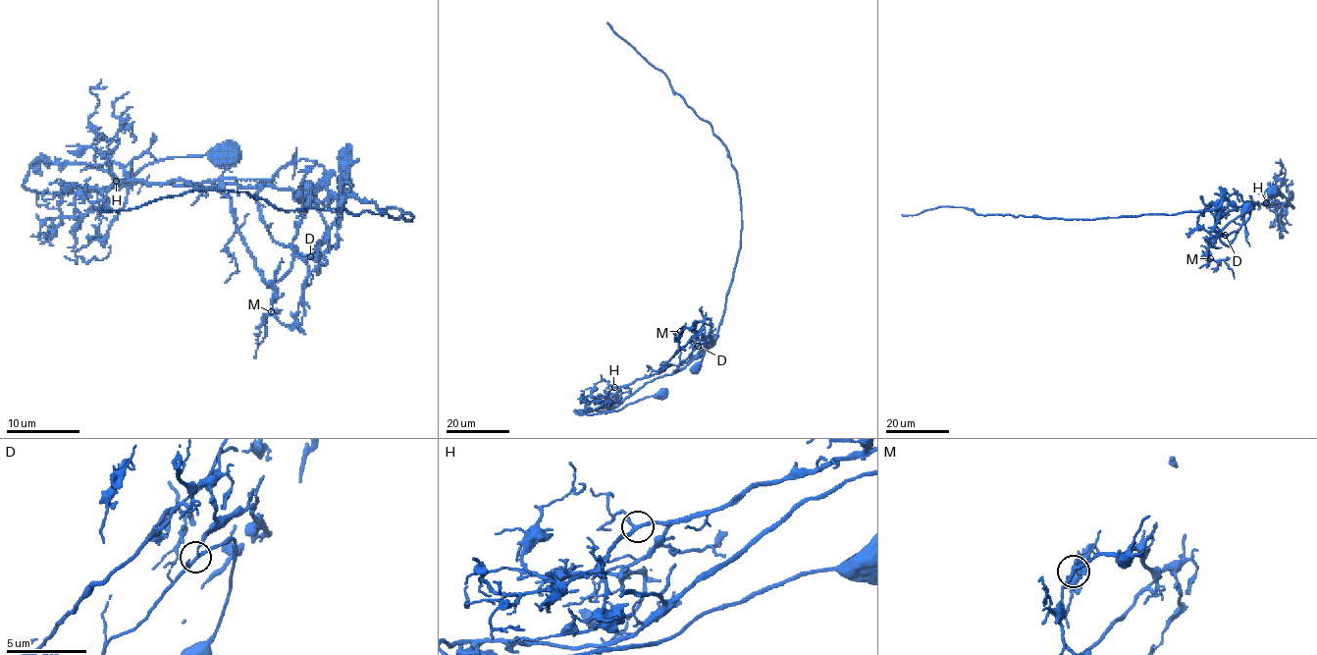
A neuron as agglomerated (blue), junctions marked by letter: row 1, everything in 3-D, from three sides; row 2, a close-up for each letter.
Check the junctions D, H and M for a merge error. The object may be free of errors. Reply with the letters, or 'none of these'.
D

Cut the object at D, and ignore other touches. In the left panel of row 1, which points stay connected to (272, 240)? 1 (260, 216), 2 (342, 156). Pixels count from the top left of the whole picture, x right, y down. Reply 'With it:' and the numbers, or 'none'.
With it: 1

